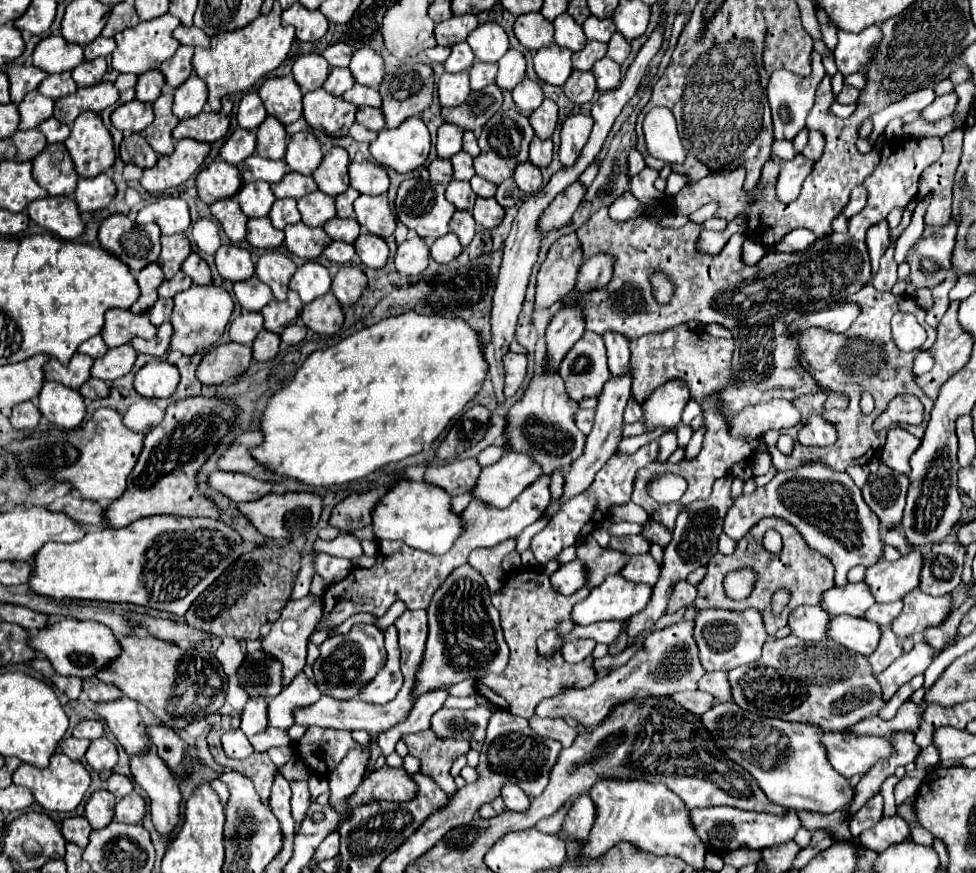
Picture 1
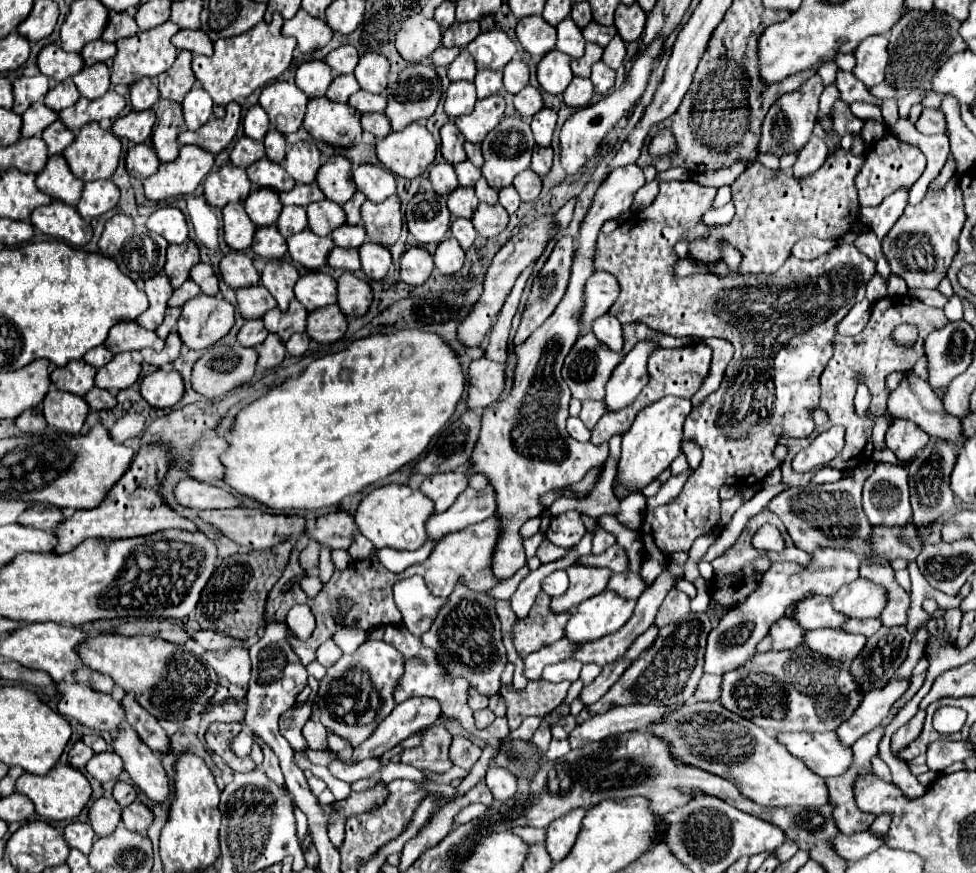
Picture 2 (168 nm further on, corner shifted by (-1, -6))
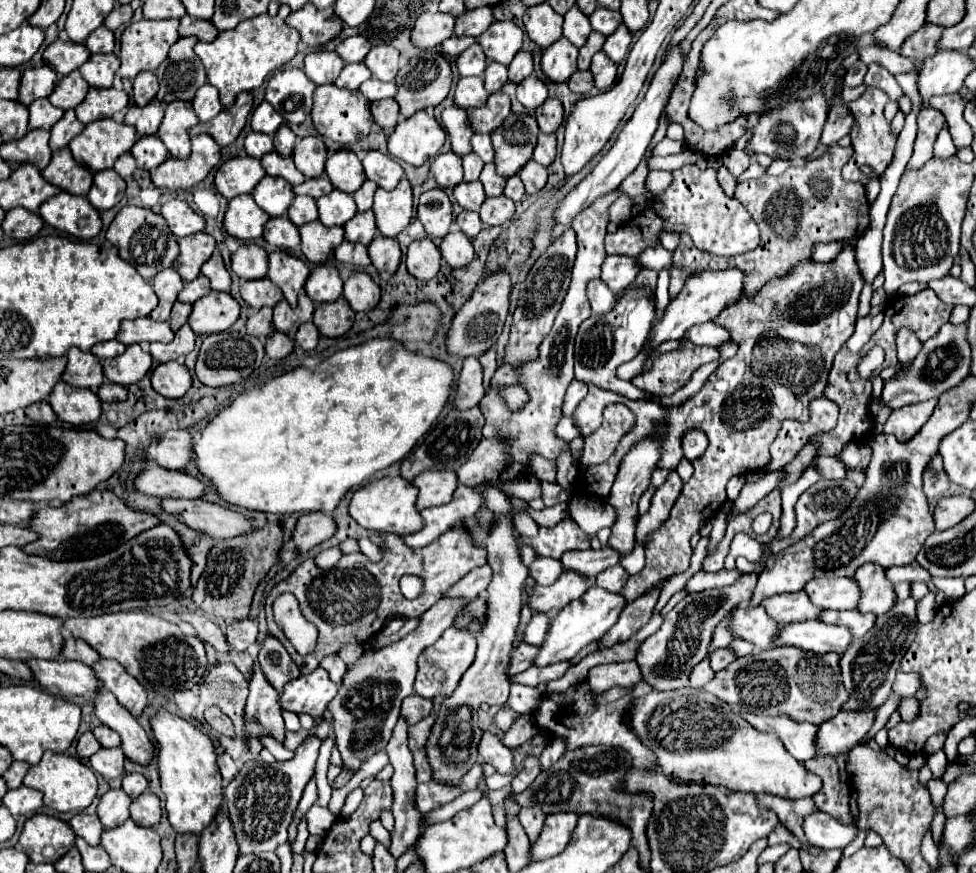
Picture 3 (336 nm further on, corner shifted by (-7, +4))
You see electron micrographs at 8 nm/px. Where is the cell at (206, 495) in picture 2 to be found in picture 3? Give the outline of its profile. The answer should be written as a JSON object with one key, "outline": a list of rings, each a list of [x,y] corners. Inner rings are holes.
{"outline":[[[150,463],[144,467],[144,471],[136,477],[134,485],[148,493],[156,495],[160,499],[166,497],[184,497],[184,499],[200,499],[204,497],[206,487],[192,475],[186,475],[182,471],[172,471],[164,469],[156,463]]]}

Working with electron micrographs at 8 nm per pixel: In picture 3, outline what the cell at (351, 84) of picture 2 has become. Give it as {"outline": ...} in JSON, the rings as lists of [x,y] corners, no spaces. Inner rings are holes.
{"outline":[[[352,63],[352,65],[344,65],[340,77],[336,79],[336,85],[342,89],[358,89],[370,77],[372,75],[364,63]]]}

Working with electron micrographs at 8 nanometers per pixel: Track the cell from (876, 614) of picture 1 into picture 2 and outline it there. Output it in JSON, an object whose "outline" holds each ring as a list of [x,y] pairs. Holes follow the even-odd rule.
{"outline":[[[846,619],[846,627],[842,627],[842,631],[872,637],[880,629],[880,625],[880,619]]]}

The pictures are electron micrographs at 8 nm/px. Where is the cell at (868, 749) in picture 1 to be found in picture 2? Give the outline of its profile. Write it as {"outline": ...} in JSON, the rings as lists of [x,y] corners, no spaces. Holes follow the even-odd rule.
{"outline":[[[828,731],[828,733],[776,733],[776,739],[786,749],[790,749],[790,753],[794,757],[802,759],[802,763],[806,763],[806,767],[810,767],[810,771],[814,771],[816,775],[820,775],[824,779],[846,773],[846,769],[852,763],[852,749],[842,745],[834,731]]]}

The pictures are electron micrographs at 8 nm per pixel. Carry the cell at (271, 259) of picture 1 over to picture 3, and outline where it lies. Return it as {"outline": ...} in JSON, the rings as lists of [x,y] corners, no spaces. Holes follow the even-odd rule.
{"outline":[[[274,251],[270,253],[270,269],[268,279],[278,285],[284,293],[284,299],[296,307],[296,297],[304,287],[310,269],[304,261],[290,255],[288,251]]]}

